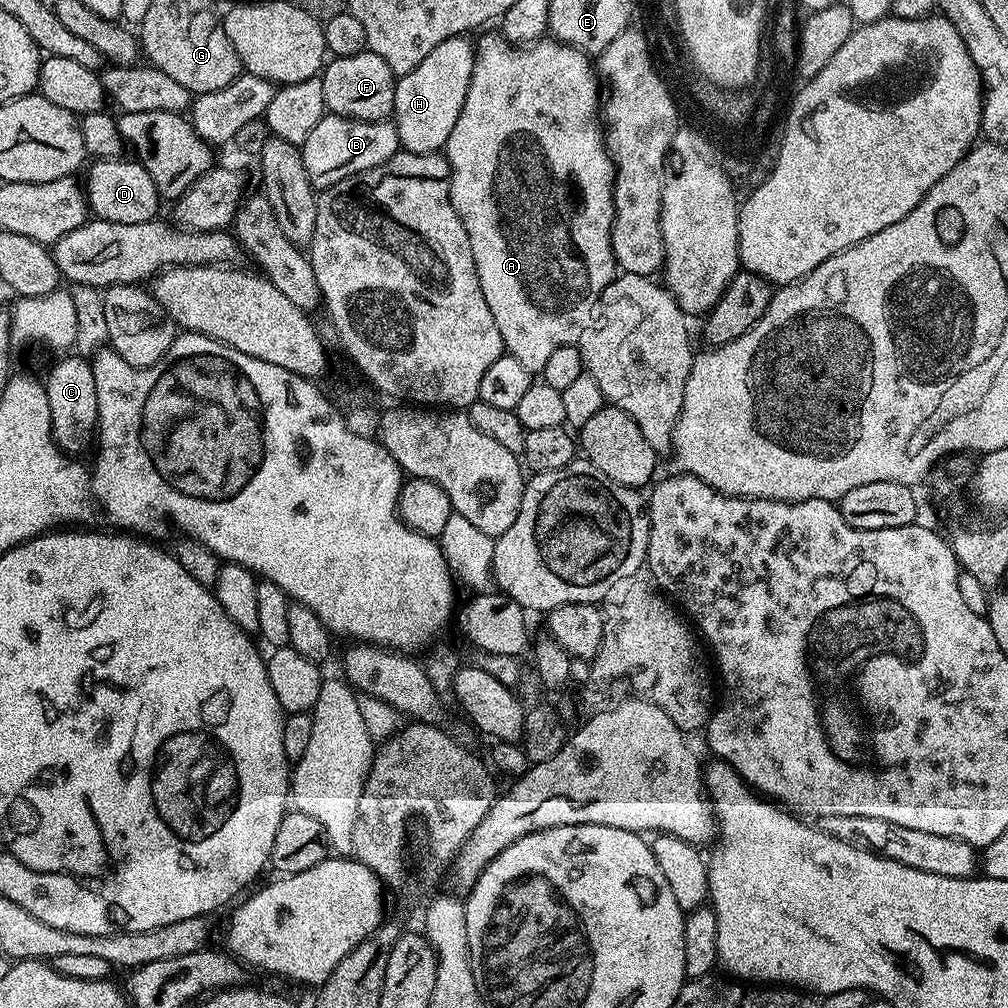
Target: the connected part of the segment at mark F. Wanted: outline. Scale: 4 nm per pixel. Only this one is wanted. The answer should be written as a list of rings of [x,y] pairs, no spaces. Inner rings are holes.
[[[365,50],[329,59],[319,79],[324,107],[331,115],[346,116],[349,120],[386,120],[391,117],[397,77],[378,54]]]

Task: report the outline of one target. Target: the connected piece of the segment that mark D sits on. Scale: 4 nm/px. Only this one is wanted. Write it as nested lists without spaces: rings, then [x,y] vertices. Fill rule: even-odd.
[[[96,158],[87,165],[88,168],[88,184],[86,180],[86,195],[88,198],[88,207],[91,215],[97,220],[105,220],[106,222],[122,222],[123,224],[141,224],[142,222],[150,222],[157,219],[160,204],[162,205],[162,197],[160,191],[154,186],[154,178],[150,178],[150,174],[144,168],[143,163],[137,162],[135,159],[129,158]]]

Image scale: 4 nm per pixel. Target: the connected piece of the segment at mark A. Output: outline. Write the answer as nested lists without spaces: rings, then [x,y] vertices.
[[[496,34],[482,37],[475,49],[474,74],[470,78],[470,90],[466,90],[466,106],[462,106],[462,114],[458,116],[458,122],[442,149],[443,155],[448,157],[450,169],[448,189],[454,210],[462,218],[462,226],[466,226],[470,250],[474,250],[478,282],[482,286],[486,306],[490,306],[490,314],[494,314],[494,326],[498,326],[498,334],[502,334],[505,353],[518,358],[518,362],[522,362],[528,372],[540,374],[543,373],[546,362],[550,362],[550,354],[554,354],[554,350],[558,350],[560,345],[580,341],[582,334],[592,323],[592,309],[599,302],[602,290],[606,290],[606,286],[618,272],[612,253],[614,169],[608,149],[604,147],[604,133],[598,127],[597,120],[597,112],[602,104],[602,88],[598,83],[598,72],[593,61],[591,64],[588,61],[591,59],[580,49],[561,44],[555,38],[544,38],[531,46],[519,48],[509,44],[503,35]]]

